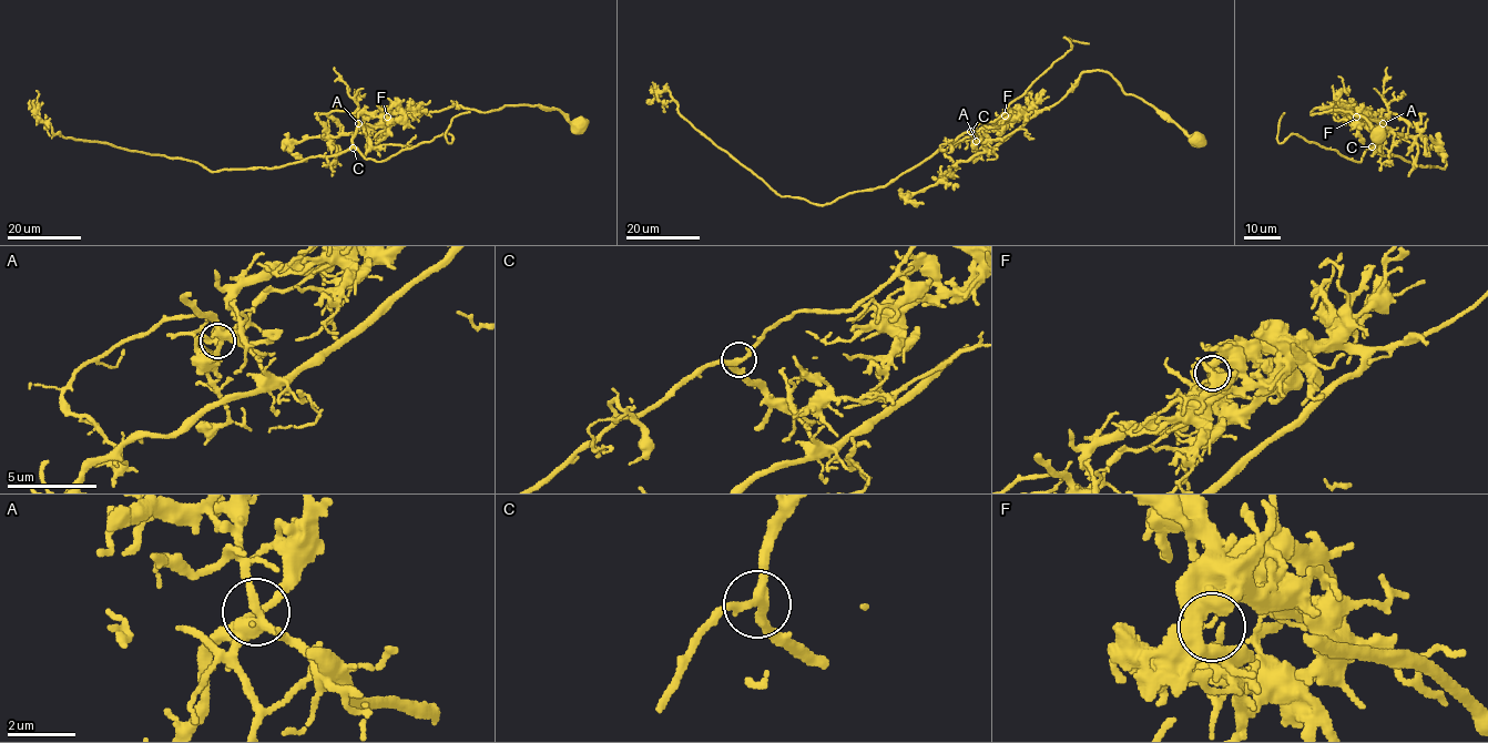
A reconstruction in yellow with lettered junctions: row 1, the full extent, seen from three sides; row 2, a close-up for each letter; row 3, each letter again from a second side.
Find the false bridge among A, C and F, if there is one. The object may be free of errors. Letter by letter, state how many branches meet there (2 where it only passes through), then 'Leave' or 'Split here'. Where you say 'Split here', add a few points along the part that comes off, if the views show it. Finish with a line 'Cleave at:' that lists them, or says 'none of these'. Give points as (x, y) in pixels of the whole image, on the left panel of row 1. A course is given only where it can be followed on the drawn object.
A: Branches: 3. Leave
C: Branches: 3. Leave
F: Branches: 2. Split here. Course of the part to remove: (386, 116), (364, 119), (352, 145), (337, 154), (215, 171), (186, 159), (54, 134), (39, 116), (36, 90)
Cleave at: F

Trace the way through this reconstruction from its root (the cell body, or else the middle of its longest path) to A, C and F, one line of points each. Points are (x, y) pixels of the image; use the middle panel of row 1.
A: (1195, 140), (1152, 105), (1128, 95), (1107, 72), (1093, 70), (1083, 72), (1055, 104), (1027, 110), (976, 141)
C: (1195, 140), (1102, 70), (1083, 72), (1057, 102), (1022, 112), (987, 131), (981, 141), (970, 131)
F: (1195, 140), (1152, 105), (1128, 95), (1102, 70), (1083, 72), (1078, 83), (1049, 107), (1005, 115)

